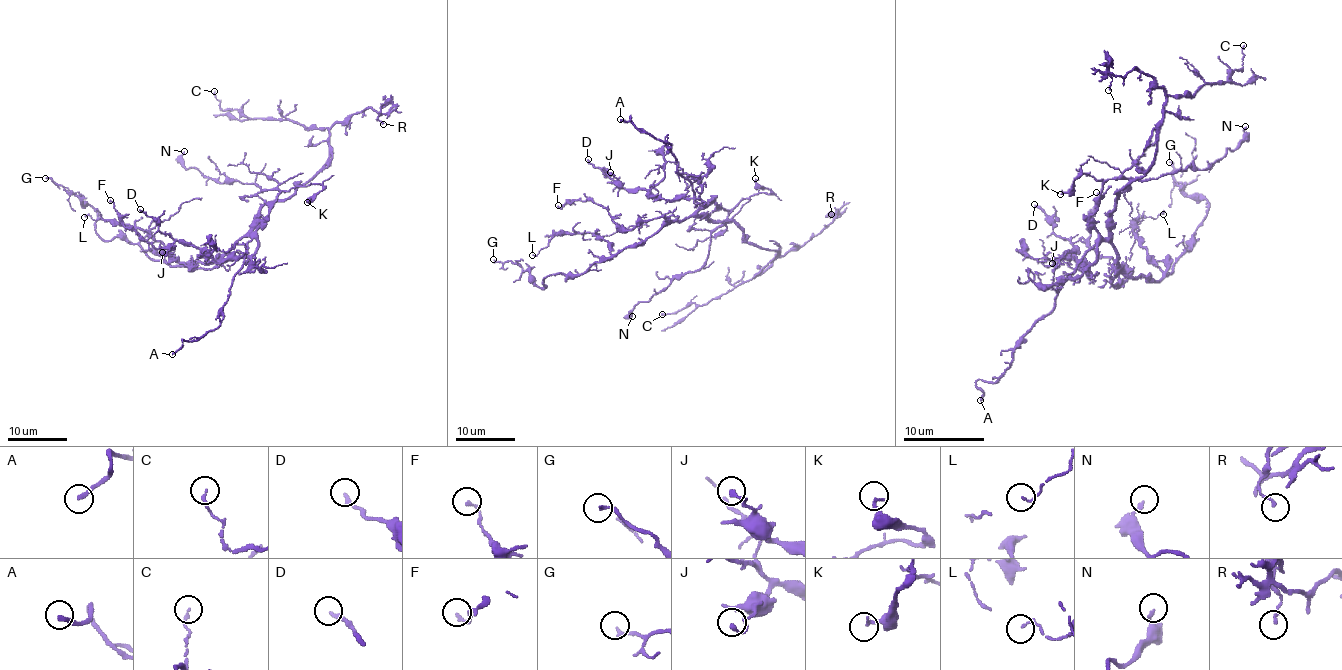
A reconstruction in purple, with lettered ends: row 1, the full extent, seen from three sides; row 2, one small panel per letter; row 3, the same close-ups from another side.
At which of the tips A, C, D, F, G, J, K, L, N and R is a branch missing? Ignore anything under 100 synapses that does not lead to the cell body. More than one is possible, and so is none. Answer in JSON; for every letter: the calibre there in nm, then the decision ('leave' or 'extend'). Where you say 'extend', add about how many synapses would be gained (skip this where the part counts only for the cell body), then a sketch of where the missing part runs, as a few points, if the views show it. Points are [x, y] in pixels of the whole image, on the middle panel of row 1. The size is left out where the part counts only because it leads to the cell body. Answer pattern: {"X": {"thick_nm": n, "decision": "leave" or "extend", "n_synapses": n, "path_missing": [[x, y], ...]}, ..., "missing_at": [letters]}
{"A": {"thick_nm": 240, "decision": "extend", "path_missing": [[620, 119], [599, 111], [601, 117], [631, 129], [659, 126], [691, 158], [705, 164]]}, "C": {"thick_nm": 140, "decision": "leave"}, "D": {"thick_nm": 220, "decision": "leave"}, "F": {"thick_nm": 130, "decision": "leave"}, "G": {"thick_nm": 140, "decision": "leave"}, "J": {"thick_nm": 200, "decision": "leave"}, "K": {"thick_nm": 170, "decision": "leave"}, "L": {"thick_nm": 110, "decision": "leave"}, "N": {"thick_nm": 150, "decision": "leave"}, "R": {"thick_nm": 130, "decision": "leave"}, "missing_at": ["A"]}

